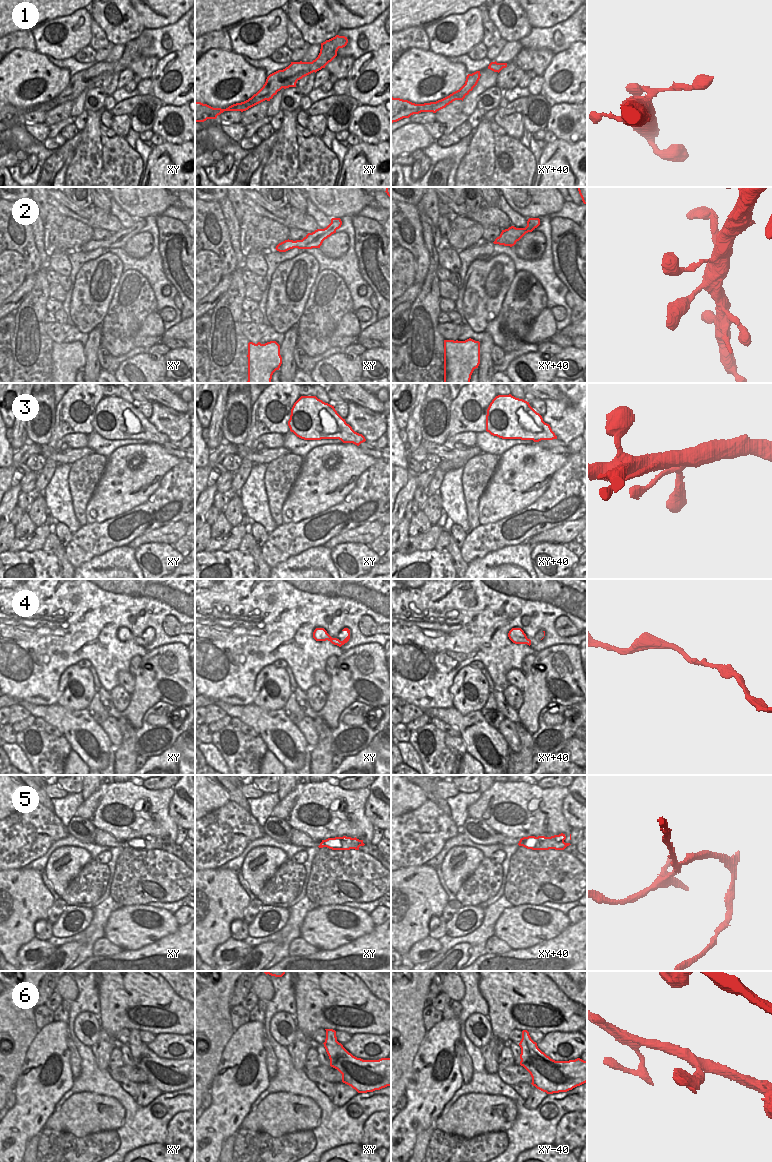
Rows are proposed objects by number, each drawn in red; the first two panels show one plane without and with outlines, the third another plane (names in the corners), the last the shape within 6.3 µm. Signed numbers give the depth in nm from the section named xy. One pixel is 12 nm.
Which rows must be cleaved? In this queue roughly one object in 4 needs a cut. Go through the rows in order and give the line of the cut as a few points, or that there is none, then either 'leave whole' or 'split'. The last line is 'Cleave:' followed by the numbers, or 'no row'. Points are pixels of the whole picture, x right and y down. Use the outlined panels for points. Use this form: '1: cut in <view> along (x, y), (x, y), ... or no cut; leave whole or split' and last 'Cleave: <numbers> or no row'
1: no cut; leave whole
2: no cut; leave whole
3: no cut; leave whole
4: no cut; leave whole
5: cut in xy along (340, 837), (346, 849); split
6: no cut; leave whole
Cleave: 5

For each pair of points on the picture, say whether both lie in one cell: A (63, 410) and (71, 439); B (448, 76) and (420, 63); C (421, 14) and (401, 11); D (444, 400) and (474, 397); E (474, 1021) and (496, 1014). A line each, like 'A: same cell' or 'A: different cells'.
A: different cells
B: same cell
C: same cell
D: different cells
E: different cells

